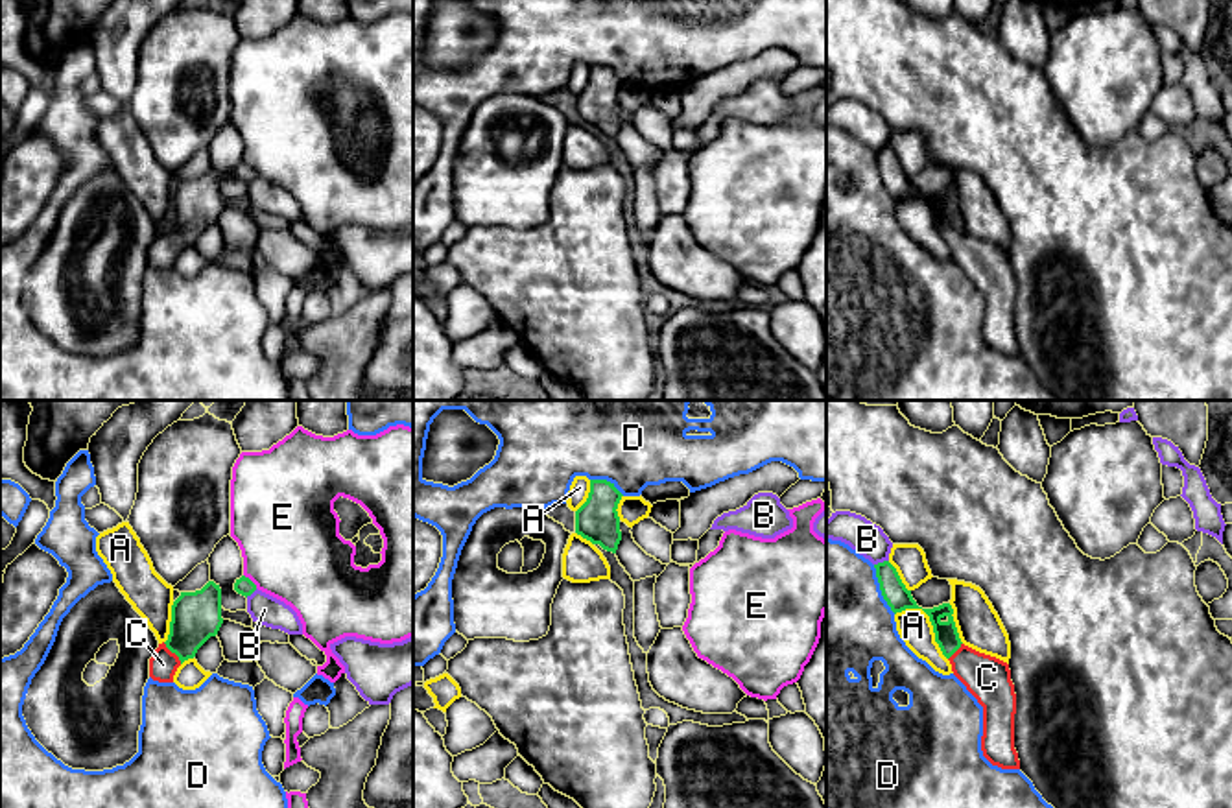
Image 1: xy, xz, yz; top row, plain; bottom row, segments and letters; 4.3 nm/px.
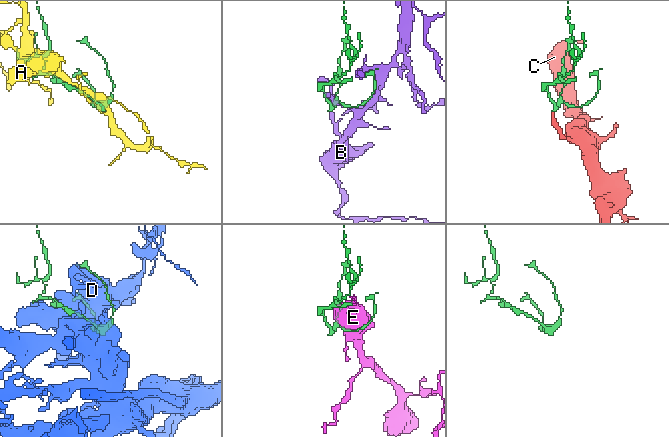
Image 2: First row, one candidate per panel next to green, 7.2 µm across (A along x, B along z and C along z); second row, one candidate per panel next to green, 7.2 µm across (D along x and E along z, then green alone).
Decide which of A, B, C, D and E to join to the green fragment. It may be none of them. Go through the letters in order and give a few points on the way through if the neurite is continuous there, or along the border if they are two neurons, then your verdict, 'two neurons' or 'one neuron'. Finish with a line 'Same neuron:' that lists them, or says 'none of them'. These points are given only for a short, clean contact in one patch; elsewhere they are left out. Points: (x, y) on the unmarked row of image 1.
A: two neurons
B: two neurons
C: way xy (196, 203), (187, 224), (174, 238), (163, 251); one neuron
D: two neurons
E: two neurons
Same neuron: C

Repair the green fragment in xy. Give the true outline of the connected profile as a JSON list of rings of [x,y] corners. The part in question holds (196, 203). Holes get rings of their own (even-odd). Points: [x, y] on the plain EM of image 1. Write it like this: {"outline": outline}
{"outline": [[[208,168],[201,177],[181,179],[172,192],[168,227],[159,231],[149,245],[149,264],[173,269],[177,255],[194,245],[197,236],[216,223],[223,210],[221,175]]]}

